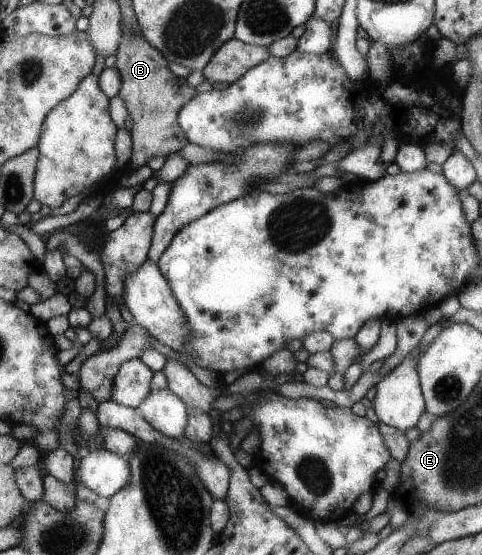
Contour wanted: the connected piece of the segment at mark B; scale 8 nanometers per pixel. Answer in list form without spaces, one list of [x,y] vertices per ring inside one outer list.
[[[121,27],[119,46],[114,54],[113,67],[120,76],[117,96],[133,123],[130,130],[131,156],[125,167],[126,171],[131,172],[155,155],[167,156],[186,145],[188,141],[177,124],[177,113],[197,91],[184,78],[175,76],[168,69],[167,59],[140,34],[132,34]]]

